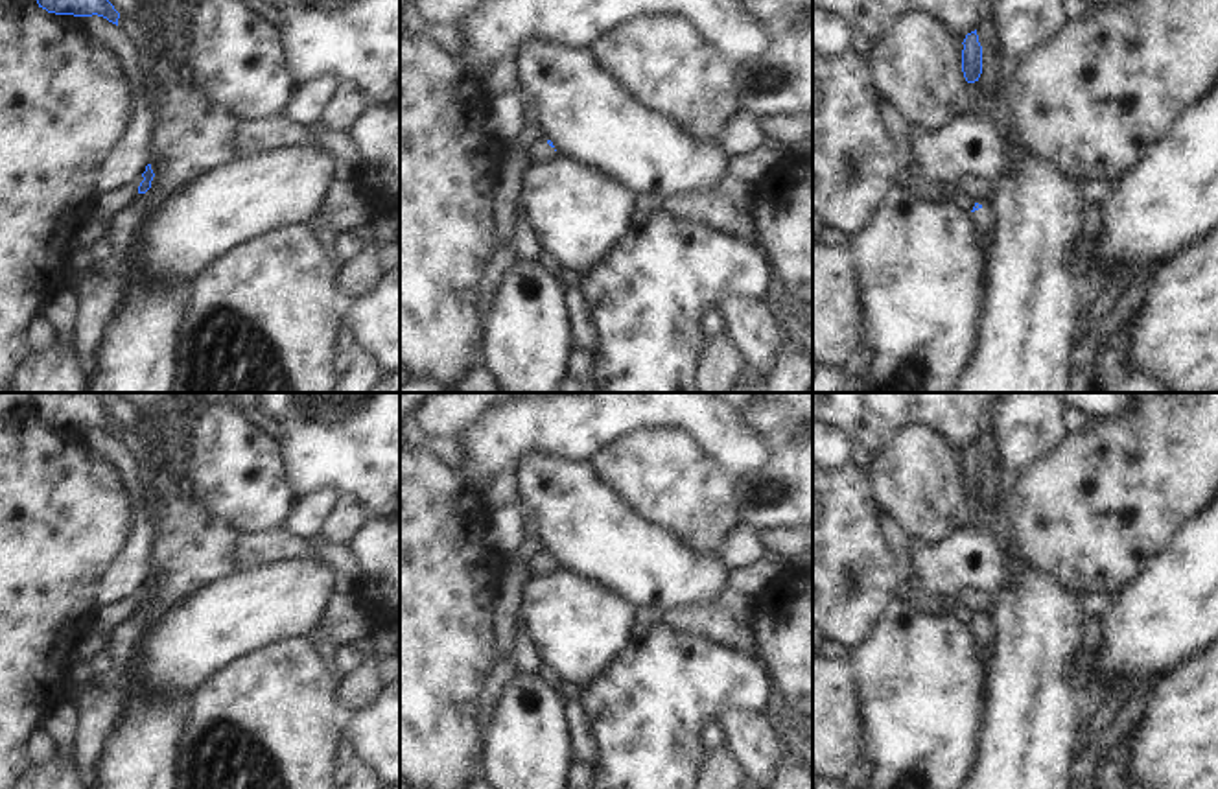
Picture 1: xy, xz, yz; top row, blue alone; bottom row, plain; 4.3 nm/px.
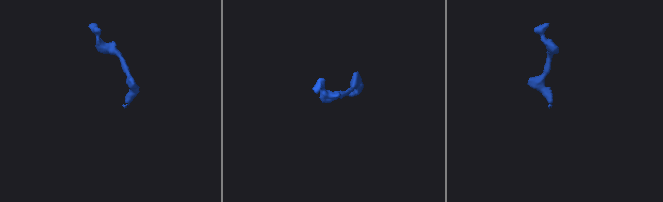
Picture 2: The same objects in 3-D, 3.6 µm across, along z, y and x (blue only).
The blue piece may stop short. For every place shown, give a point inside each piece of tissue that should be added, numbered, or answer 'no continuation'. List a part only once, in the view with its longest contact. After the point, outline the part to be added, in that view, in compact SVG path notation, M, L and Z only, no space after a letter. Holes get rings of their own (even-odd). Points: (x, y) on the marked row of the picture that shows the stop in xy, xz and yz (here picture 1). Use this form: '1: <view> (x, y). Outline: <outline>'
1: yz (984, 218). Outline: M977 199L980 205L978 210L973 212L973 219L977 225L977 232L980 236L980 247L984 251L984 258L990 258L990 245L991 245L991 232L995 227L995 214L993 214L993 203L986 199Z

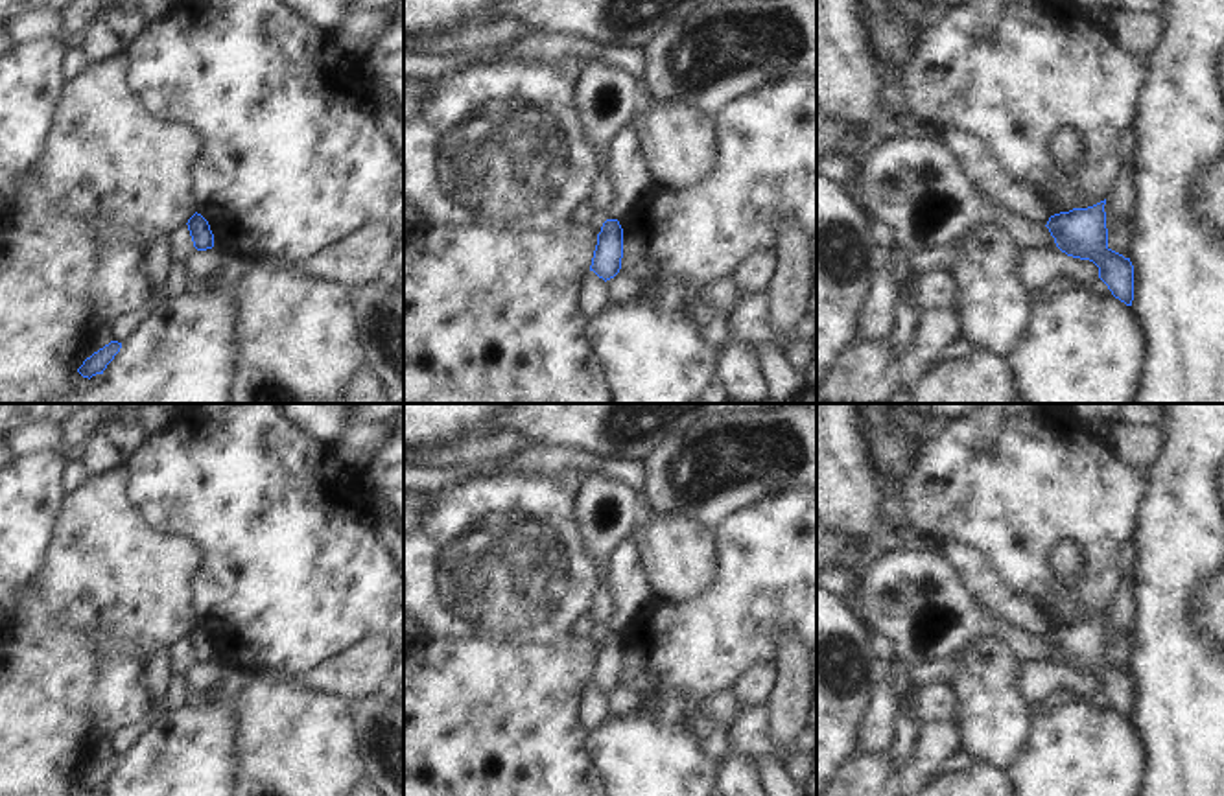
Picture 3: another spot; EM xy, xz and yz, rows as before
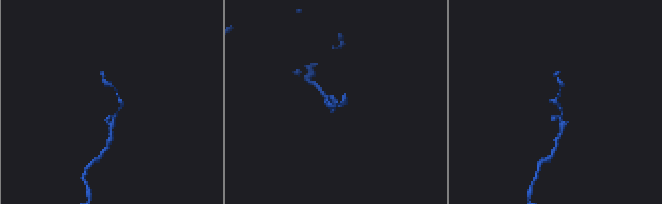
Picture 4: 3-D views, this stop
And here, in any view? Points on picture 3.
no continuation

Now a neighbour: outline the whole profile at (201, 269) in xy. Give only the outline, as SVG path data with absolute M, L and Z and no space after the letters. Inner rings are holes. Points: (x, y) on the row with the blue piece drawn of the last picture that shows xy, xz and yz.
M216 247L194 251L177 269L177 282L192 287L219 286L219 260L223 252Z

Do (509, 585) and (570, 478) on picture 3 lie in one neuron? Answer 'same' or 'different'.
same

